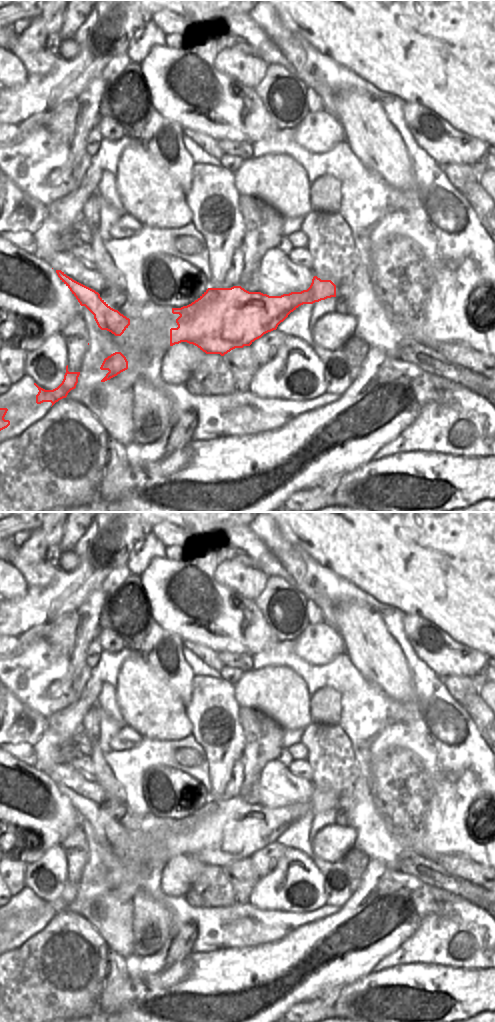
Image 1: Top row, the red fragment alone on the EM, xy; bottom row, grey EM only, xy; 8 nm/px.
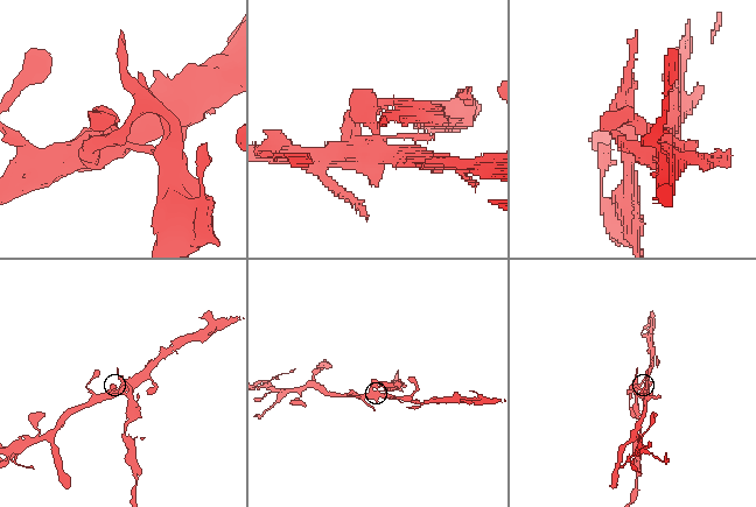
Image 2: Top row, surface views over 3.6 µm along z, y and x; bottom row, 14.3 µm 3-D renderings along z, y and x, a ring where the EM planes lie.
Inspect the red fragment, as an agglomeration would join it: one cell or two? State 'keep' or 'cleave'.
cleave

